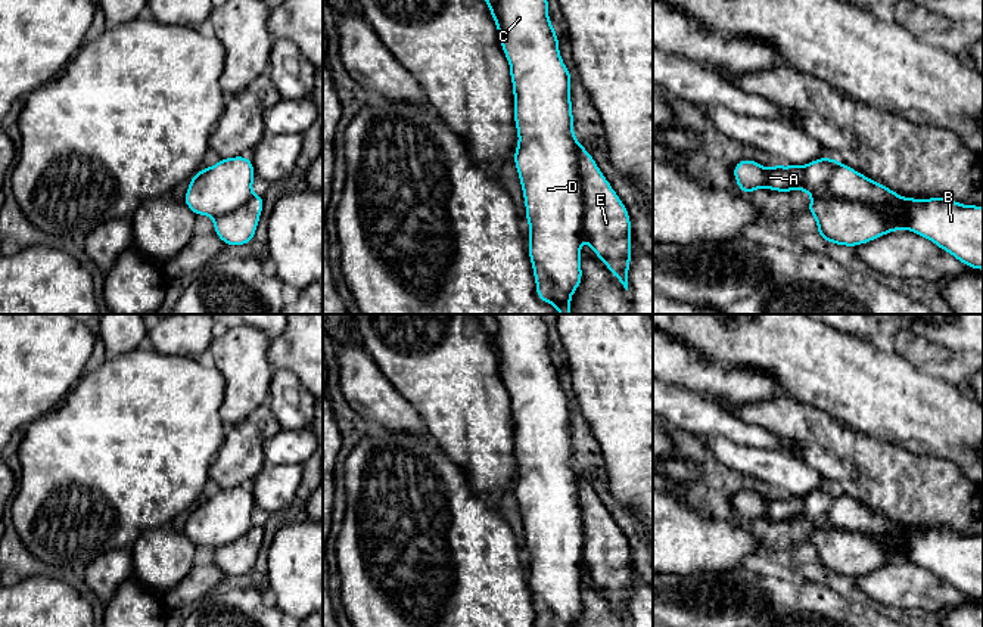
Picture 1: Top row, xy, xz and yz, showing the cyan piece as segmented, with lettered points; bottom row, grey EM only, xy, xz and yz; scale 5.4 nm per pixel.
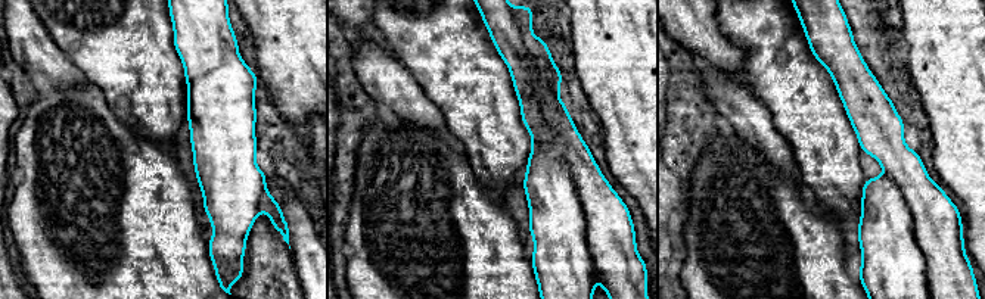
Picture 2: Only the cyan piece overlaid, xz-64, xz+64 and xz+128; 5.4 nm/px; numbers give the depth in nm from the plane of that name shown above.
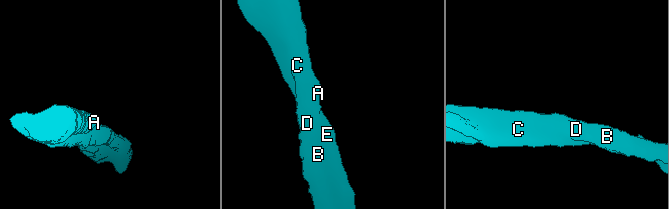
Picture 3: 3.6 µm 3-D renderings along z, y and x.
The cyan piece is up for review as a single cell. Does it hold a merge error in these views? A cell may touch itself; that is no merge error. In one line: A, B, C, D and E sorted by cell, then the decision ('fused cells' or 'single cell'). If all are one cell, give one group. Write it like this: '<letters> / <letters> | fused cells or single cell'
A B C D / E | fused cells

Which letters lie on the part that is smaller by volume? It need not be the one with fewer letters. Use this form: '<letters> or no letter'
E

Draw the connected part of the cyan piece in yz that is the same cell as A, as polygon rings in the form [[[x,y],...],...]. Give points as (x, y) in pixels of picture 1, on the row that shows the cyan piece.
[[[831,156],[814,159],[808,165],[781,167],[774,164],[771,168],[762,167],[755,159],[741,159],[734,165],[732,174],[738,190],[747,195],[760,187],[774,192],[805,190],[814,199],[839,198],[871,205],[880,209],[886,220],[900,218],[906,230],[930,239],[936,246],[949,252],[962,264],[983,270],[983,207],[962,205],[946,196],[927,199],[903,198],[880,181],[868,179]]]

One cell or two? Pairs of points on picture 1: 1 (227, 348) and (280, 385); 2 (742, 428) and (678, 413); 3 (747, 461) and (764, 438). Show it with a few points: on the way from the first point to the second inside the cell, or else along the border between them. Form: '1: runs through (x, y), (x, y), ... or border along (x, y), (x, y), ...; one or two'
1: border along (274, 369), (266, 402); two
2: runs through (725, 424), (694, 413); one
3: border along (722, 438), (744, 446), (778, 449), (783, 452); two

